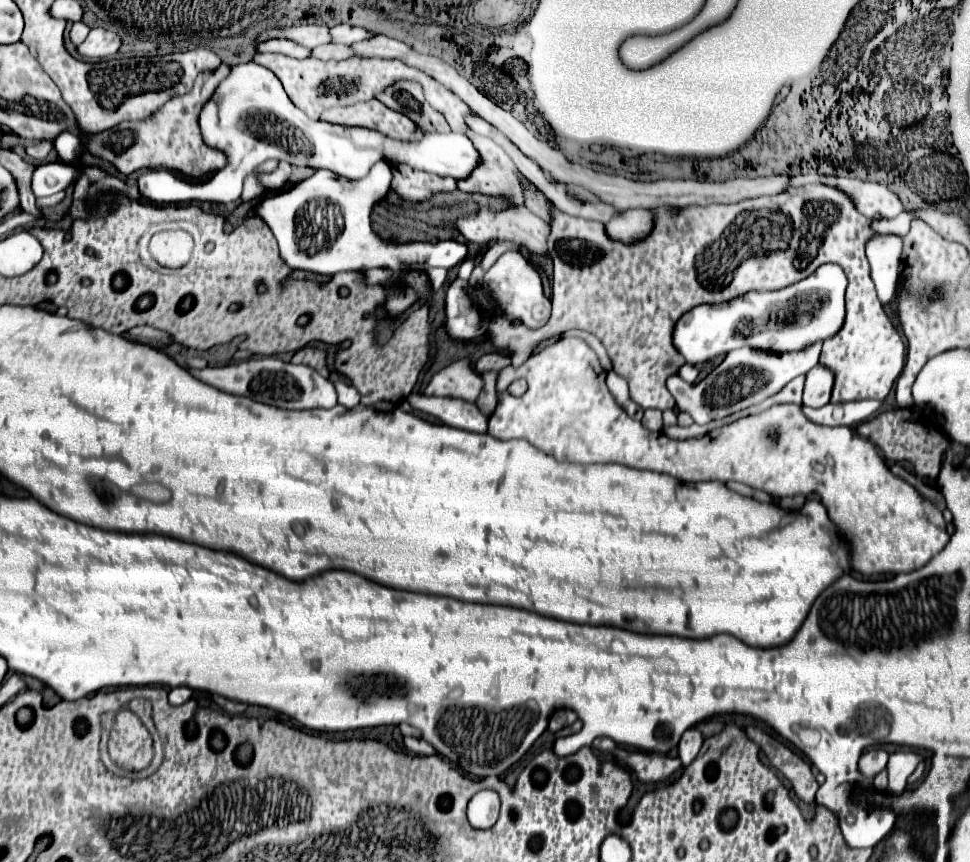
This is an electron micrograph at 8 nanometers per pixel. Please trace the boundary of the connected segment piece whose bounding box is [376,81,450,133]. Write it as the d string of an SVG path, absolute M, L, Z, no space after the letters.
M398 81L398 83L390 85L388 89L384 89L380 95L376 95L376 99L380 99L390 109L410 117L424 133L446 133L446 131L450 131L450 125L446 123L444 115L434 111L426 103L426 99L422 95L422 87L418 83Z

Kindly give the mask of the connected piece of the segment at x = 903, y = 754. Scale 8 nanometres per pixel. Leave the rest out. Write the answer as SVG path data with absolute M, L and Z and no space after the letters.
M898 751L890 755L888 761L888 791L890 793L902 793L902 783L906 783L906 779L910 777L910 773L916 769L920 761L920 755L912 753L912 751Z

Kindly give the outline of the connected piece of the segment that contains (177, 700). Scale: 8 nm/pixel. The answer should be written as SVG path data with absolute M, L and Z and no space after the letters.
M174 687L174 689L170 689L170 693L168 693L170 705L182 705L182 703L186 703L190 697L192 697L192 689L188 689L188 687Z

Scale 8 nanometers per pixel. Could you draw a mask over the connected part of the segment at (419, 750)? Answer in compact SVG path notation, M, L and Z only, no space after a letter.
M404 737L404 747L414 755L434 755L436 751L430 747L430 743L414 737Z

